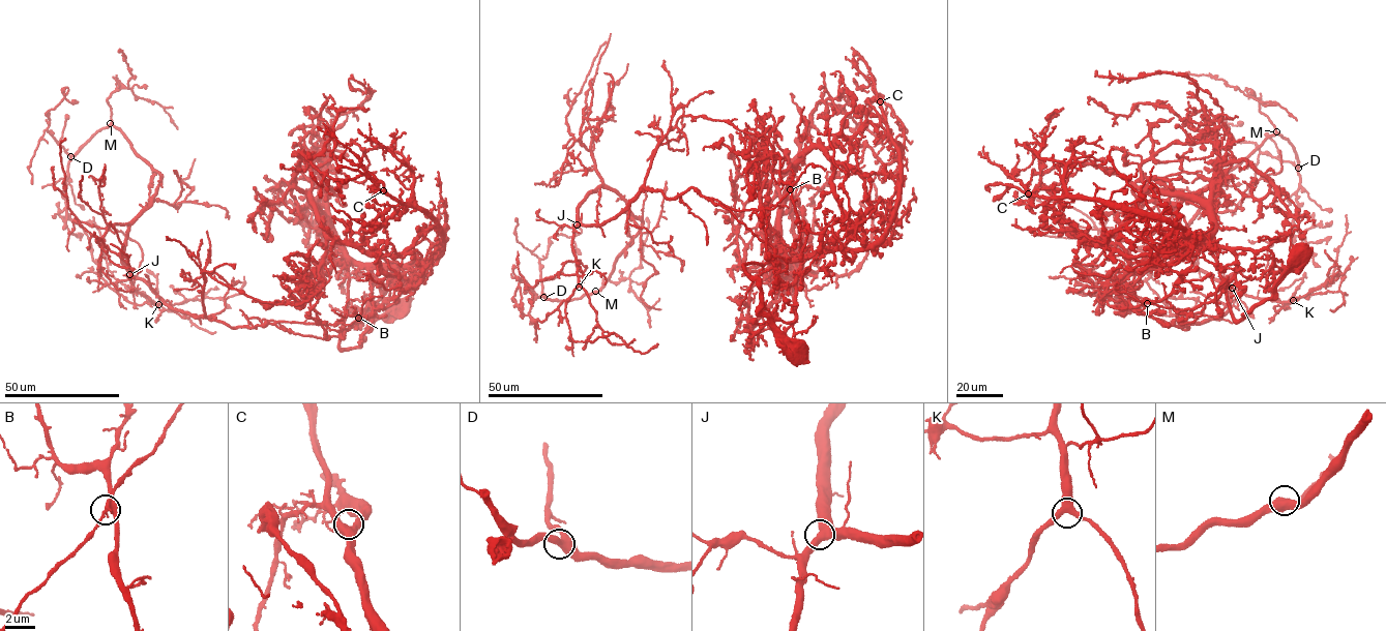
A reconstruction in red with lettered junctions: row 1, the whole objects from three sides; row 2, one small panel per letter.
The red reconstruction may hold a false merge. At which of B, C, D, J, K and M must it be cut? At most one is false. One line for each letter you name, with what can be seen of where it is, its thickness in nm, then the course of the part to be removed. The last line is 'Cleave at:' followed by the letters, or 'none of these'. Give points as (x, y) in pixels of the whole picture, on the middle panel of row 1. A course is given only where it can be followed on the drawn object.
B: Place: (790, 189). Thickness 320 nm. Course of the part to remove: (790, 189), (738, 211), (642, 187), (581, 226), (601, 186), (642, 223), (598, 291), (522, 279), (537, 318)
Cleave at: B

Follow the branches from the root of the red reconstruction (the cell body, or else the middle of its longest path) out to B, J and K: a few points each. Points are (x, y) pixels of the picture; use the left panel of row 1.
B: (403, 307), (374, 322), (359, 346), (341, 349), (350, 263), (366, 268), (372, 288), (372, 316), (358, 318)
J: (403, 307), (344, 349), (348, 265), (362, 263), (374, 275), (369, 304), (327, 339), (195, 319), (129, 274)
K: (403, 307), (340, 348), (354, 263), (374, 275), (369, 304), (327, 339), (195, 319), (131, 275), (158, 304)

